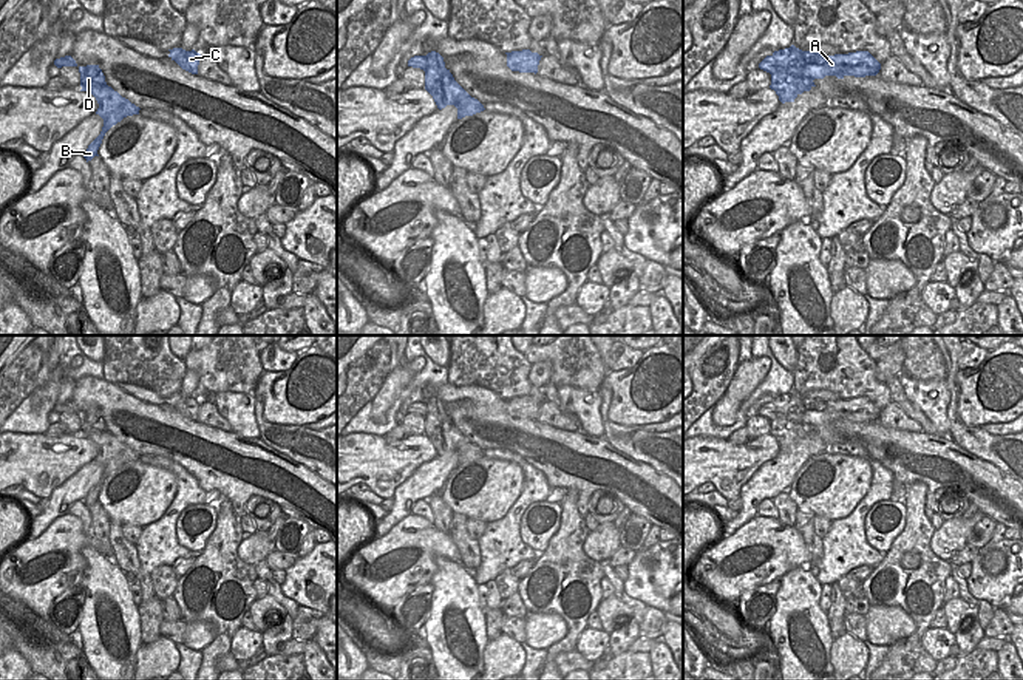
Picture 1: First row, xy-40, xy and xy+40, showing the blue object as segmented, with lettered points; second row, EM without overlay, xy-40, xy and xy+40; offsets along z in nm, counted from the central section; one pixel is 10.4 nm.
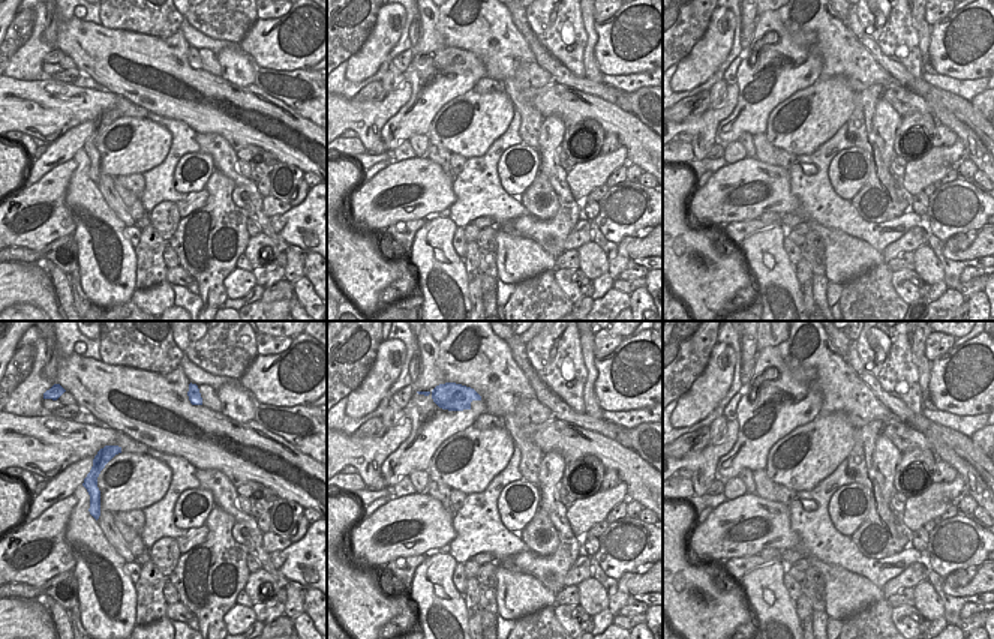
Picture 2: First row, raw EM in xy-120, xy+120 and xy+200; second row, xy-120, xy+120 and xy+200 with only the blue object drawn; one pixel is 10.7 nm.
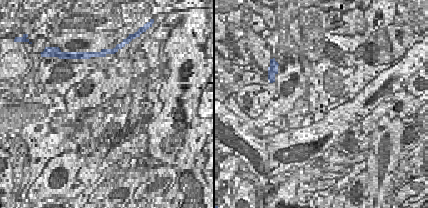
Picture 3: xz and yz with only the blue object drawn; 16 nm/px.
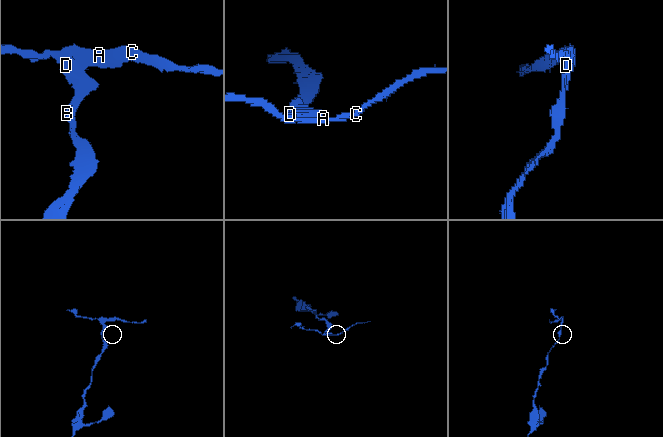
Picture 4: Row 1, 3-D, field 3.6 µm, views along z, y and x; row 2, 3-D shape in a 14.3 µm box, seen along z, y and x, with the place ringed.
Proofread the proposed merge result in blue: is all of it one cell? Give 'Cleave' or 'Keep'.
Cleave.

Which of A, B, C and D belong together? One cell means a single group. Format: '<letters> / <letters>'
A C / B D

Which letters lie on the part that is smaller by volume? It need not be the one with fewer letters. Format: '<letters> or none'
A, C

